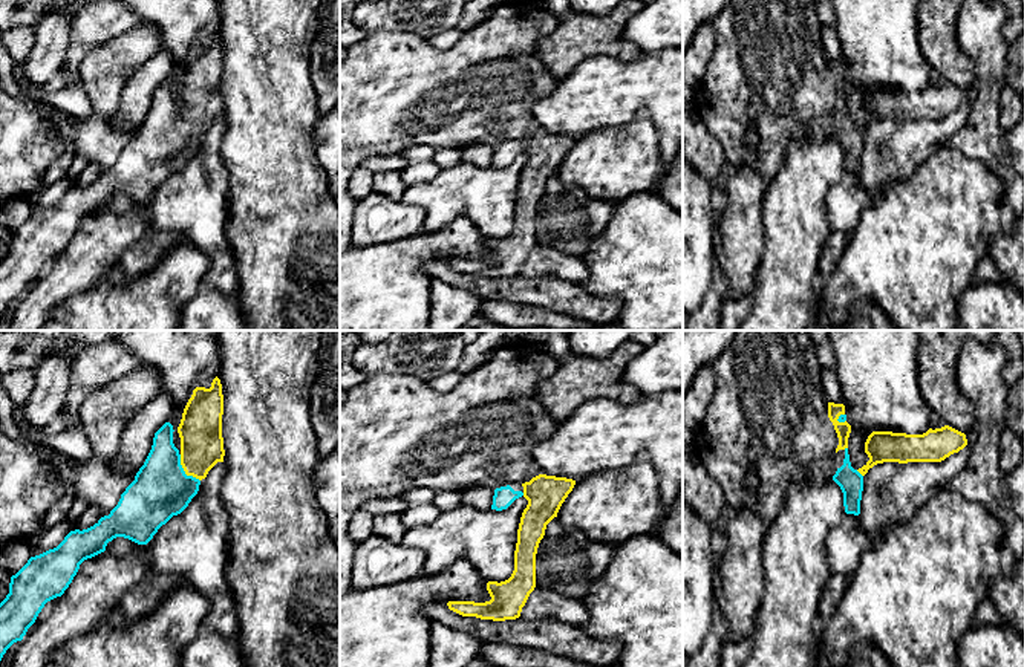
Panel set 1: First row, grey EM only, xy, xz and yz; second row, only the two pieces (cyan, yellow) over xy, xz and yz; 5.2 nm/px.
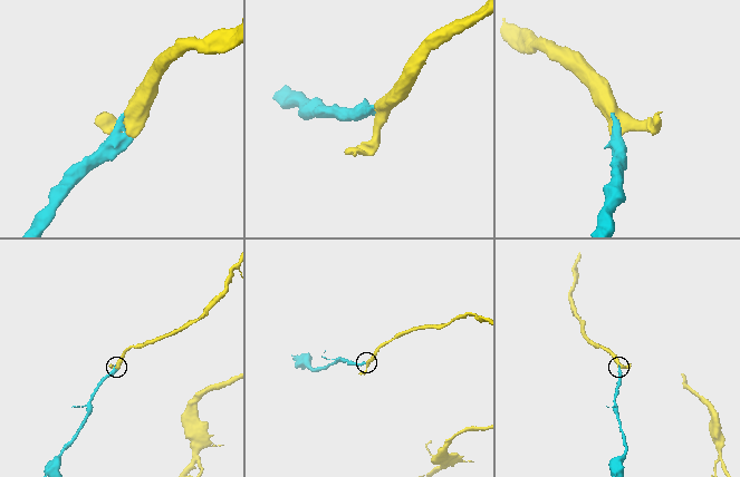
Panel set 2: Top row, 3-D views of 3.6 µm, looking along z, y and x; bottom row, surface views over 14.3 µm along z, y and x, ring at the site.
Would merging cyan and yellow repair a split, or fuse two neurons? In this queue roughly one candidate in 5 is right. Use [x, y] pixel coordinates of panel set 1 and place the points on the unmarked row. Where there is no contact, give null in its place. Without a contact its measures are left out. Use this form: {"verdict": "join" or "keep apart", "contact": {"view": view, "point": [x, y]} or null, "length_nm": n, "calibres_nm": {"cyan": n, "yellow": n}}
{"verdict": "join", "contact": {"view": "xy", "point": [184, 129]}, "length_nm": 180, "calibres_nm": {"cyan": 300, "yellow": 220}}

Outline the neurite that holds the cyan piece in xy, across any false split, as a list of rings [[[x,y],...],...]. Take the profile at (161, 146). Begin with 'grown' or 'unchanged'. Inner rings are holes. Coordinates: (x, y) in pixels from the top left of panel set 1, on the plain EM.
grown; [[[216,34],[210,46],[196,44],[193,47],[176,87],[181,95],[179,107],[173,101],[173,83],[165,80],[155,90],[153,102],[144,122],[136,130],[135,138],[121,151],[118,162],[110,171],[101,174],[87,187],[70,188],[57,205],[31,214],[11,234],[9,251],[0,260],[0,318],[14,300],[23,297],[44,262],[64,251],[84,217],[104,210],[107,200],[116,194],[147,202],[162,182],[188,164],[199,148],[201,138],[207,135],[208,129],[217,119],[223,119],[222,72],[222,41]]]

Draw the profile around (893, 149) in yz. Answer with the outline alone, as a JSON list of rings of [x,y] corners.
[[[975,89],[964,90],[967,102],[941,119],[883,119],[863,133],[859,177],[880,196],[895,181],[908,179],[935,151],[944,147],[969,116]]]

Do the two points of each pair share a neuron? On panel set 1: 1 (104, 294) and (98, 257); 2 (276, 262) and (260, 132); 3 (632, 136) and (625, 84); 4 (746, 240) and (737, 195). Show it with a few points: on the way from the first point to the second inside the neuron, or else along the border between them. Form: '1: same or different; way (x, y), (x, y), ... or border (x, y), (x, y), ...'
1: different; border (103, 279), (69, 297)
2: same; way (276, 230), (276, 179), (271, 164)
3: different; border (631, 118), (619, 126), (606, 126), (596, 130)
4: same; way (741, 230), (740, 205)

